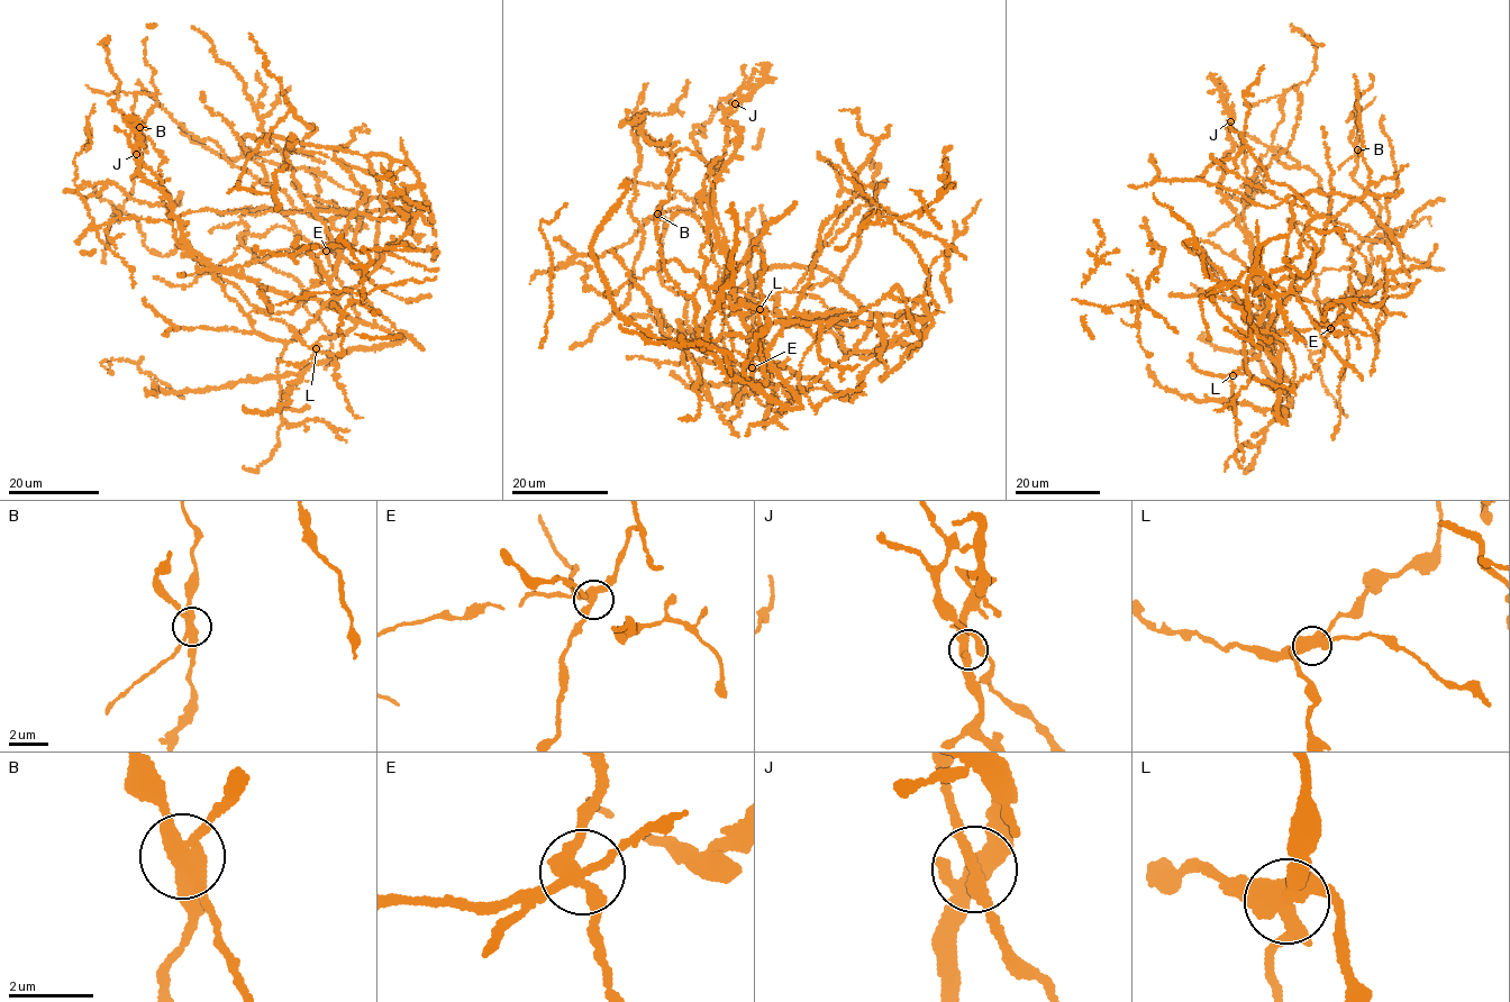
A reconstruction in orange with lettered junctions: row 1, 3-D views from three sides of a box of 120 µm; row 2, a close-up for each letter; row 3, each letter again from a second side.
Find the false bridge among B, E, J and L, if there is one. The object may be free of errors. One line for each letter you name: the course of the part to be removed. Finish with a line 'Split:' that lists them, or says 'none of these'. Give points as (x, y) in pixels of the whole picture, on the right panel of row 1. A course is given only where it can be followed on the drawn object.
B: Course of the part to remove: (1357, 149), (1354, 112), (1375, 98)
Split: B

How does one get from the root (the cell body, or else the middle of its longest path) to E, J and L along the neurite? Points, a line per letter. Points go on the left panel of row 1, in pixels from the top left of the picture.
E: (220, 282), (210, 265), (232, 272), (235, 266), (247, 265), (279, 251), (299, 255), (326, 251)
J: (220, 282), (175, 239), (169, 193), (136, 154)
L: (220, 282), (224, 293), (234, 299), (242, 311), (263, 310), (296, 329), (303, 343), (316, 349)

